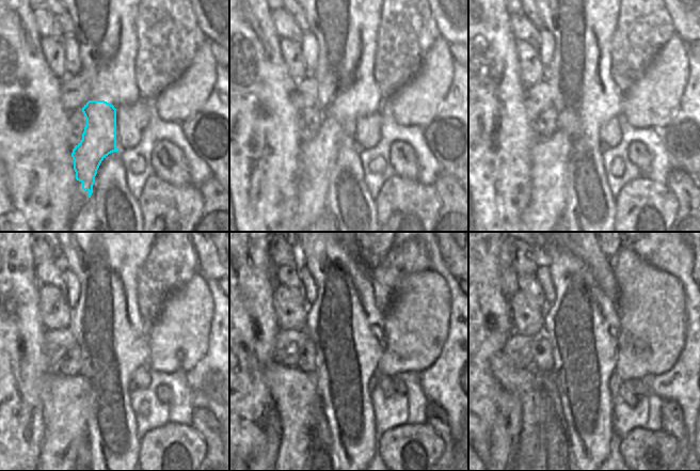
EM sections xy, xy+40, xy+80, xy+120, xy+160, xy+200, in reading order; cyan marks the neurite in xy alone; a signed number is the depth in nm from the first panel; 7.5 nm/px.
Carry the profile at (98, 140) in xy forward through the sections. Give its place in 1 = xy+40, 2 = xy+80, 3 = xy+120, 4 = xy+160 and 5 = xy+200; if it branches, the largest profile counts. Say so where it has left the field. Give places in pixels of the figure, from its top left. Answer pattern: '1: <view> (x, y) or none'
1: xy+40 (317, 156)
2: xy+80 (553, 155)
3: xy+120 (73, 394)
4: xy+160 (305, 393)
5: xy+200 (531, 389)

